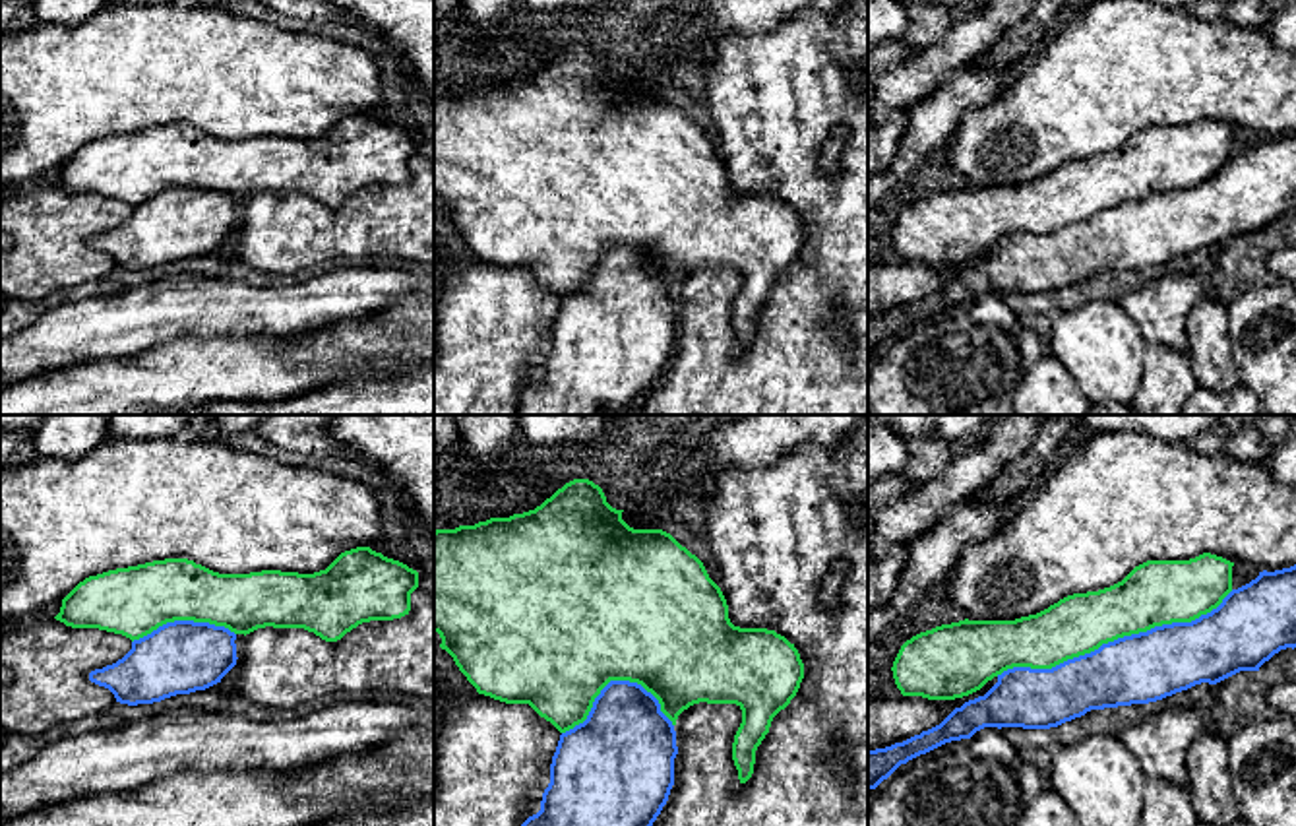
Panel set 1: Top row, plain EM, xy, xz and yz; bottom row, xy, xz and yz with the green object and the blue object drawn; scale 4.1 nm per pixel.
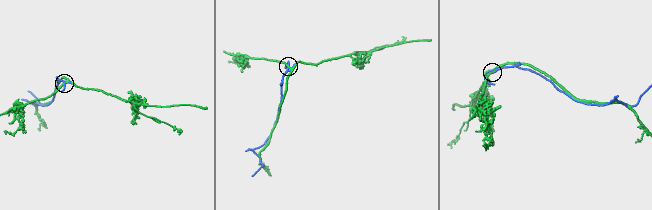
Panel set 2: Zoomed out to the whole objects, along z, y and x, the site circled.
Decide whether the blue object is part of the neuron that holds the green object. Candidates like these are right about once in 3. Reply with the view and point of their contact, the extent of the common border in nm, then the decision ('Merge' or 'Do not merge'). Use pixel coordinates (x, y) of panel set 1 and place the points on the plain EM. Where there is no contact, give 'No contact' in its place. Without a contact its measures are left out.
Touches green at yz (1114, 204). Shared border 1050 nm. Do not merge

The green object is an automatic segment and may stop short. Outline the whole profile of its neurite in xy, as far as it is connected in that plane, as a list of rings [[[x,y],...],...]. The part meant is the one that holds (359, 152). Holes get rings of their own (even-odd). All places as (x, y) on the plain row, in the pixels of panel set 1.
[[[370,112],[345,116],[314,140],[219,140],[188,124],[165,124],[85,143],[62,165],[54,184],[72,194],[122,200],[132,207],[174,186],[209,188],[244,202],[265,192],[304,194],[325,207],[337,207],[362,188],[409,180],[417,153],[417,136]]]

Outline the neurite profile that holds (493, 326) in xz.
[[[484,260],[436,270],[434,415],[517,415],[521,390],[540,376],[560,297],[529,270]]]

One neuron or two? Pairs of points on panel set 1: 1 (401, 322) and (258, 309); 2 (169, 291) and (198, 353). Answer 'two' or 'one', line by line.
1: two
2: two

